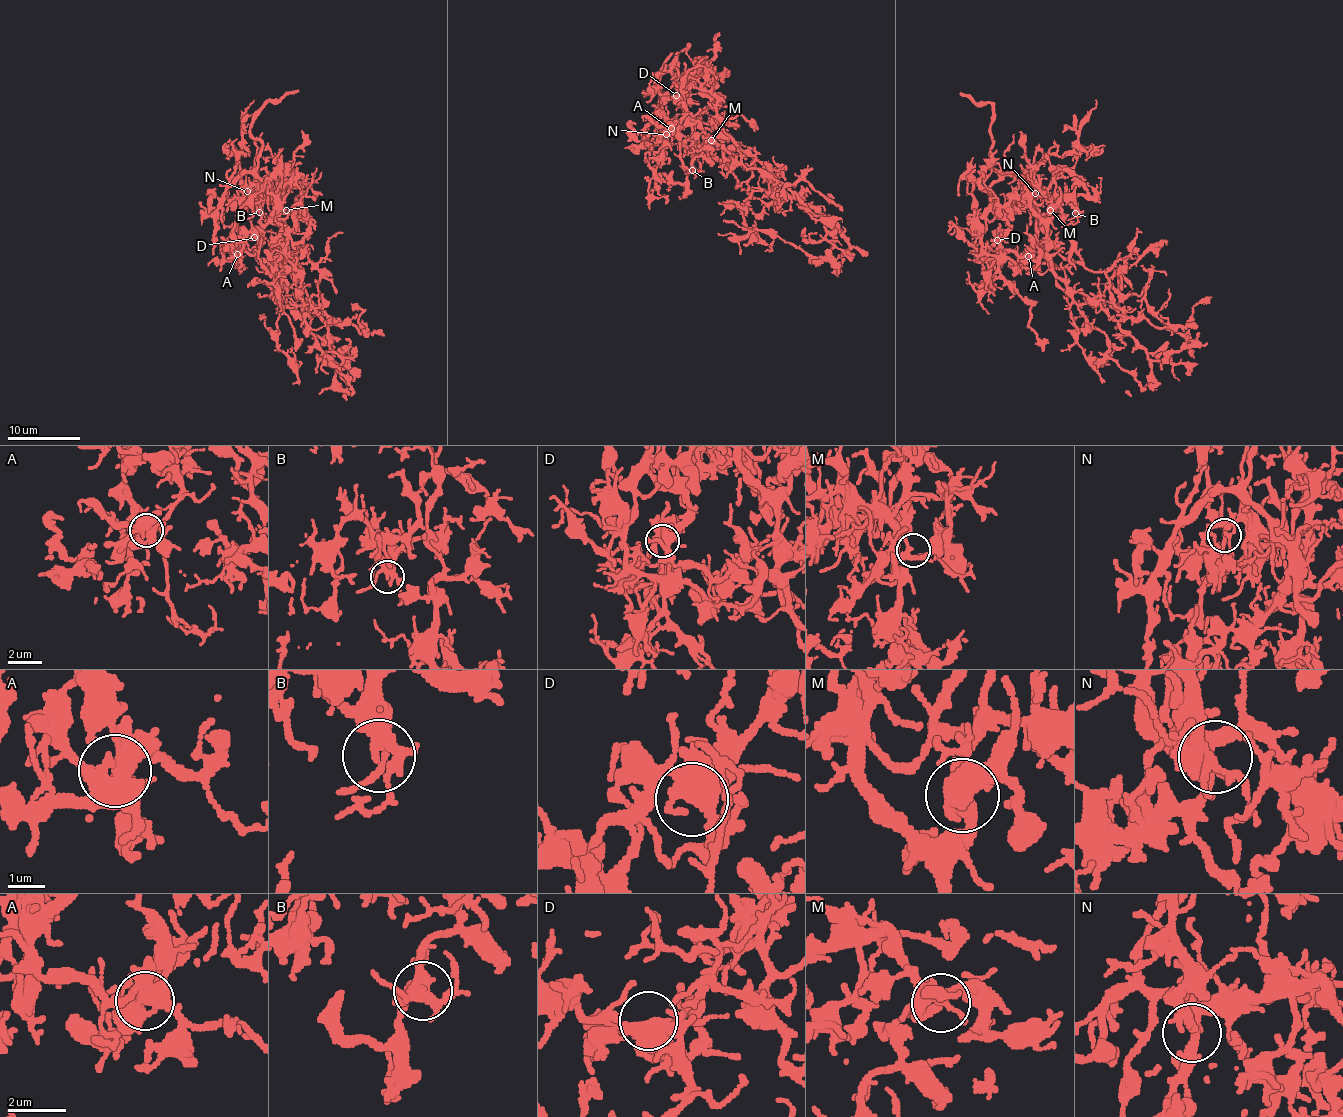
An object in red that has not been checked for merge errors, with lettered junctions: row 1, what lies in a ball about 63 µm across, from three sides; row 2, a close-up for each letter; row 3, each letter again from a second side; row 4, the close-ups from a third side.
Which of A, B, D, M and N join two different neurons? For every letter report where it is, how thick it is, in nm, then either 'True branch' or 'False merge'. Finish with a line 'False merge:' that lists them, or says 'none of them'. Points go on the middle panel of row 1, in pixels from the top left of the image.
A: Place: (671, 128). Thickness 500 nm. True branch
B: Place: (692, 170). Thickness 340 nm. True branch
D: Place: (676, 95). Thickness 460 nm. True branch
M: Place: (711, 140). Thickness 240 nm. True branch
N: Place: (666, 134). Thickness 280 nm. True branch
False merge: none of them

